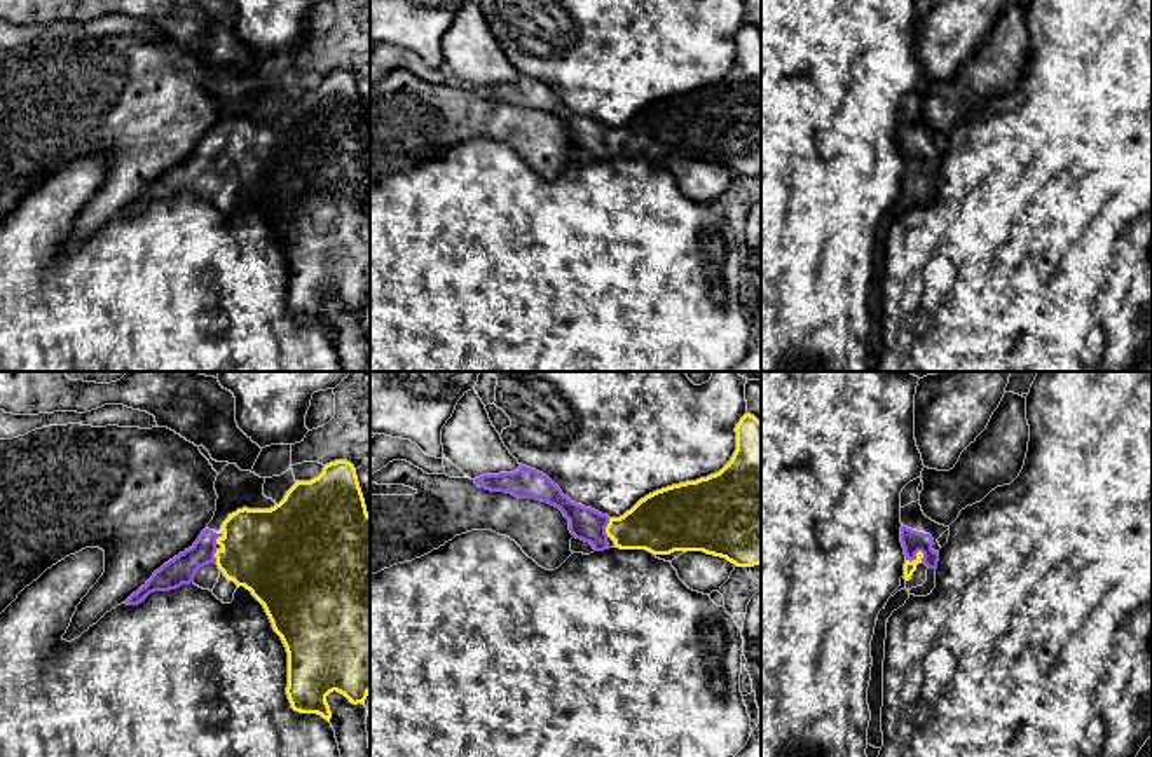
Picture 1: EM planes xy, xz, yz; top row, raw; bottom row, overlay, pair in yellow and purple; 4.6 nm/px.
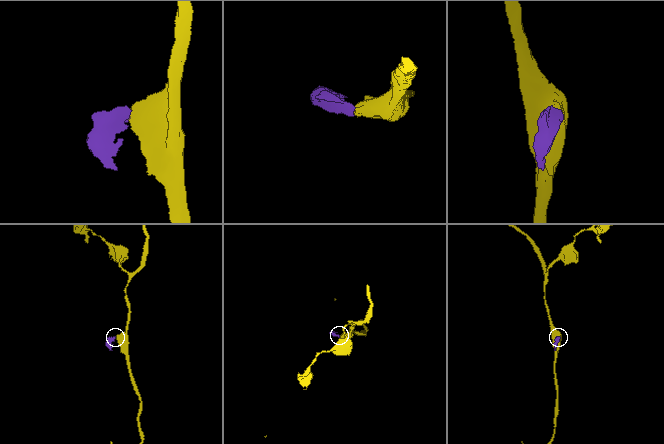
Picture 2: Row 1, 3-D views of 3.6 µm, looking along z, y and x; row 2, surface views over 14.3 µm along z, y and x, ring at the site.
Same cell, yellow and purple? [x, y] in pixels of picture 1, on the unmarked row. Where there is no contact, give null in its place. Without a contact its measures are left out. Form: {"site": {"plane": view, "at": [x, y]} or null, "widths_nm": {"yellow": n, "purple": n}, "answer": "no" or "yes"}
{"site": {"plane": "yz", "at": [917, 166]}, "widths_nm": {"yellow": 60, "purple": 100}, "answer": "yes"}

